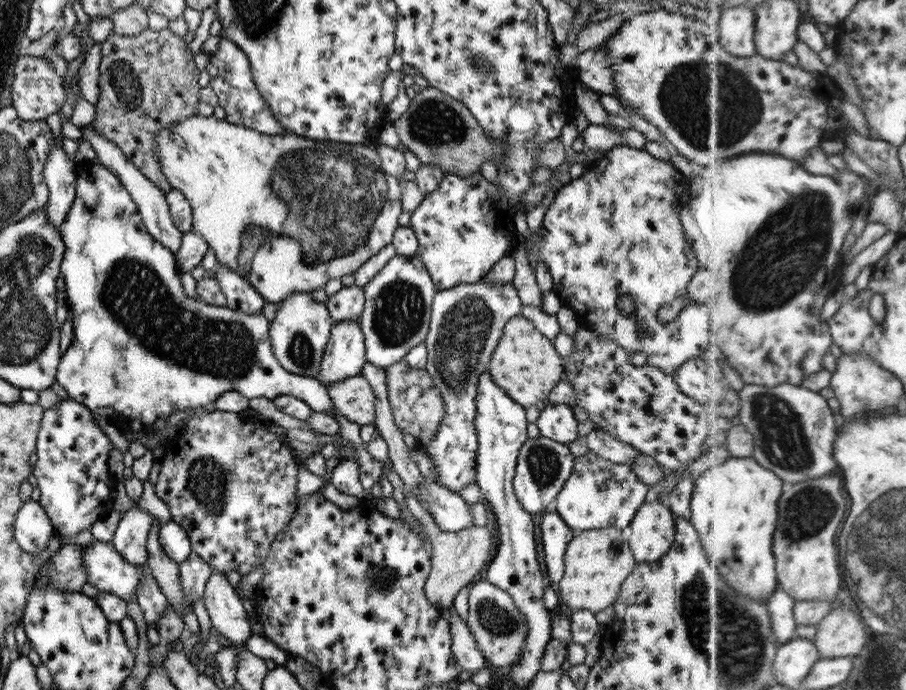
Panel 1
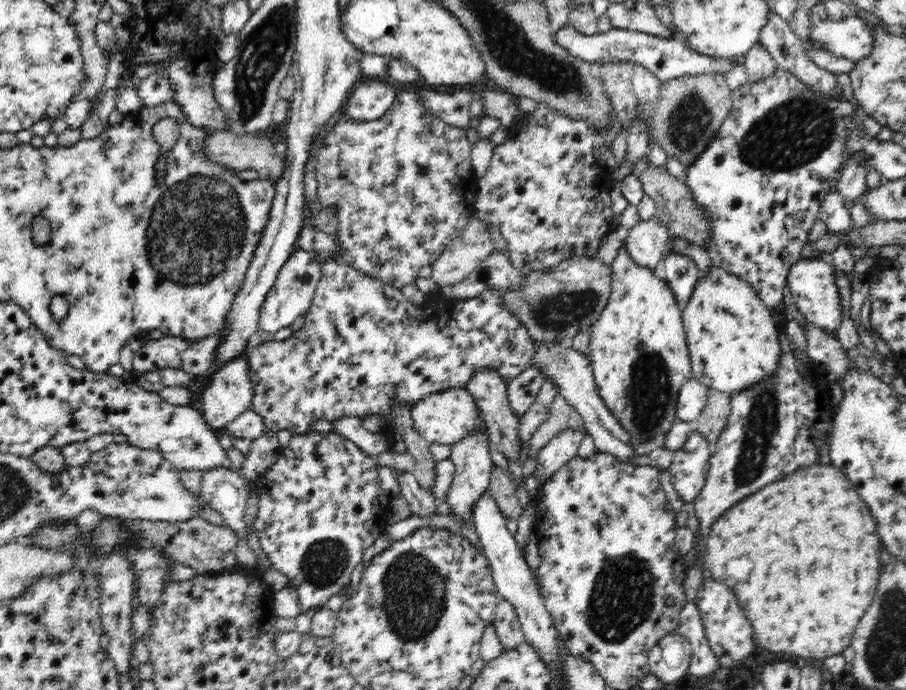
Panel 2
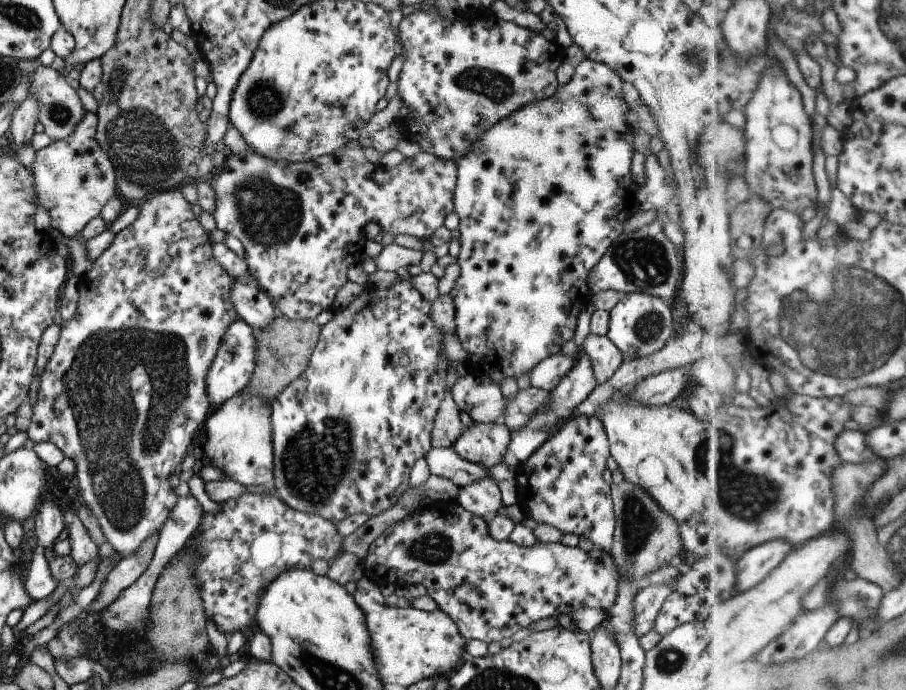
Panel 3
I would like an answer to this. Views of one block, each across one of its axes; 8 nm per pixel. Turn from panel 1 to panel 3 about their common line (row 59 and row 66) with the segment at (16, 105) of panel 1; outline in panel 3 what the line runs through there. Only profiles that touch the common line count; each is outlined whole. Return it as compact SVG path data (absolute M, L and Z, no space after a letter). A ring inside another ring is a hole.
M38 59L17 61L21 78L29 78L29 93L38 98L38 120L45 133L53 140L68 138L82 122L86 111L78 92L70 86L69 80L51 66L44 66Z

